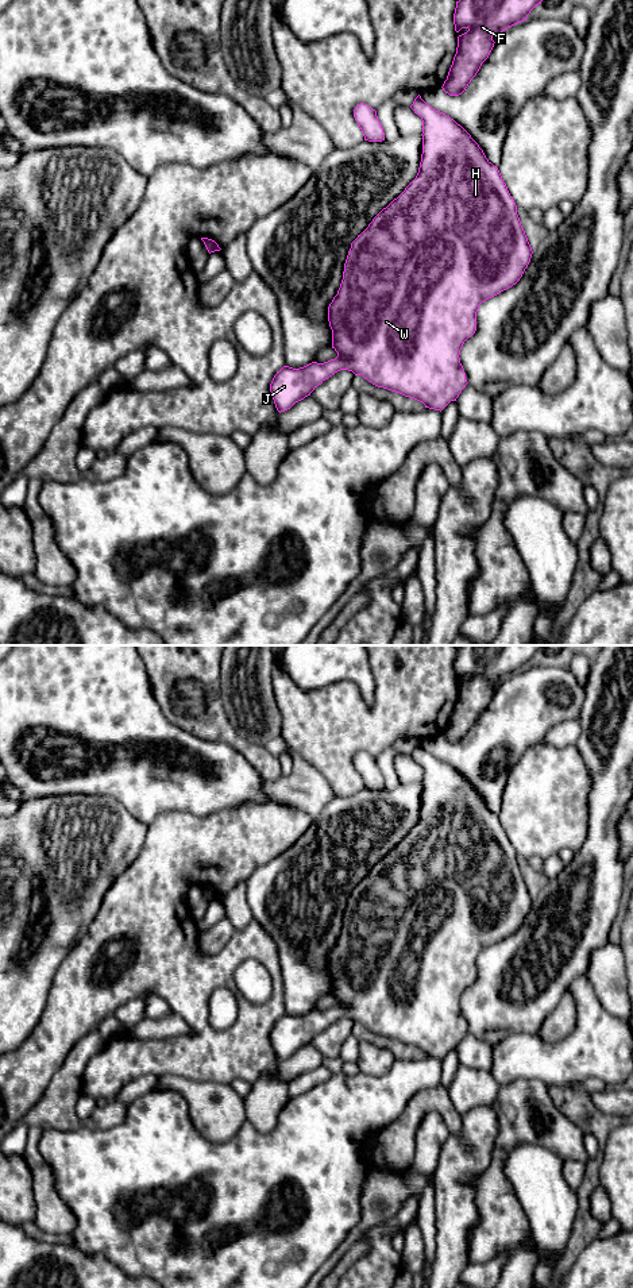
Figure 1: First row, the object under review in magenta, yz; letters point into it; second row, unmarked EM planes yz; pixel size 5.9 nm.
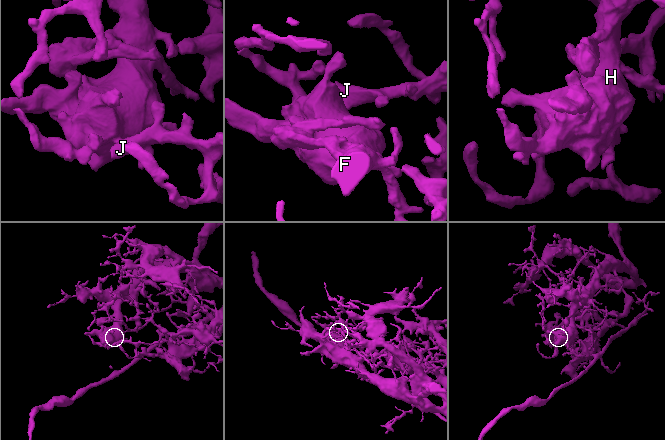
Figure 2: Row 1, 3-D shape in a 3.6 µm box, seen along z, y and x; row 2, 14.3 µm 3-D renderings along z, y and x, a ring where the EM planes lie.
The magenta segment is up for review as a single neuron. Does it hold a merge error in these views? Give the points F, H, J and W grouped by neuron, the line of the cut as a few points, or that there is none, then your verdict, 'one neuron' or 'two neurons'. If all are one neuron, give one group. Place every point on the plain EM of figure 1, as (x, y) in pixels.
F H J W | no cut | one neuron

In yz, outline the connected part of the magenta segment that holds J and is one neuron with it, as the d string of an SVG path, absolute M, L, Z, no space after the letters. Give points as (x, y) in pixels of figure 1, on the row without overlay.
M420 743L414 747L410 756L422 768L422 802L418 821L405 838L383 856L373 867L368 875L351 891L344 911L340 936L328 955L328 969L332 977L332 996L337 1000L337 1004L324 1011L312 1010L300 1017L283 1014L274 1023L270 1031L270 1040L279 1061L290 1057L296 1050L310 1044L319 1033L340 1018L352 1019L355 1023L362 1023L378 1036L414 1046L422 1050L425 1056L441 1060L451 1049L456 1049L468 1031L459 1003L464 990L476 979L476 960L480 952L516 933L530 910L533 902L532 895L517 863L517 853L510 844L498 815L486 806L479 793L460 772L445 761L432 756Z

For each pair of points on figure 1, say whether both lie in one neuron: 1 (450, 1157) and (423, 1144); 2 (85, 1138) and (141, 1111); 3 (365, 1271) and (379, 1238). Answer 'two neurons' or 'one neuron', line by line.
1: two neurons
2: one neuron
3: one neuron

